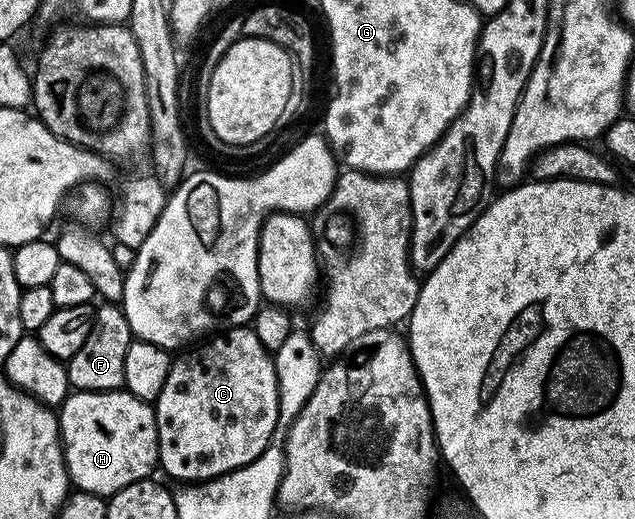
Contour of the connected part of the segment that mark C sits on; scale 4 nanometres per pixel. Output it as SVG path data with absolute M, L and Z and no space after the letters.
M252 326L230 327L220 333L214 334L212 337L206 338L202 343L205 343L202 347L194 346L192 349L178 354L181 356L178 359L176 356L170 362L167 381L163 381L163 389L155 400L159 467L162 472L165 470L171 478L178 479L176 482L181 485L203 483L206 479L214 479L220 475L230 474L235 469L239 469L243 465L255 461L255 457L259 457L263 453L263 449L267 449L269 444L273 442L273 430L279 425L277 414L281 406L279 405L279 389L277 388L277 378L275 377L273 356L267 349L263 349L259 337L255 337Z

